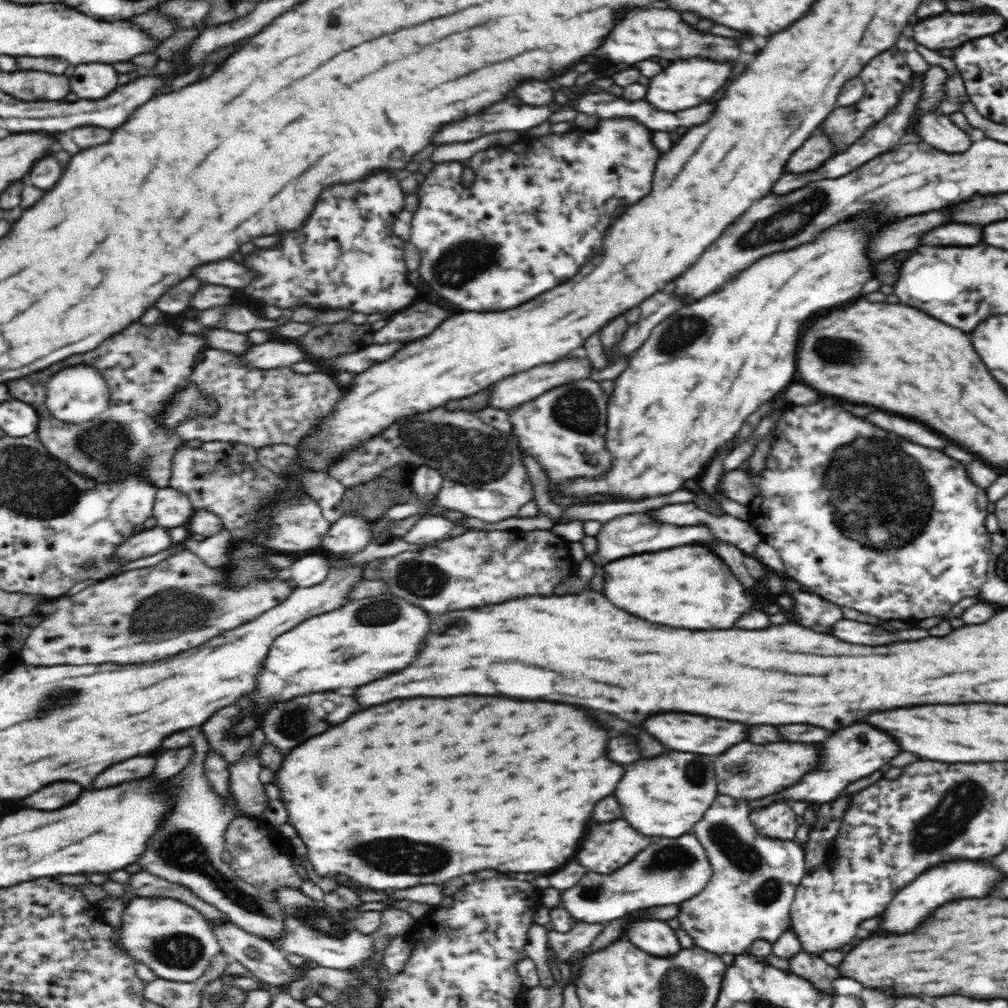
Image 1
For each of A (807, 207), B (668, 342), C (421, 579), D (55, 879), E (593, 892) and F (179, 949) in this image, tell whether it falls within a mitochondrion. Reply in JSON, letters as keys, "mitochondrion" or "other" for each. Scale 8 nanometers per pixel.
{"A":"mitochondrion","B":"mitochondrion","C":"mitochondrion","D":"other","E":"mitochondrion","F":"mitochondrion"}

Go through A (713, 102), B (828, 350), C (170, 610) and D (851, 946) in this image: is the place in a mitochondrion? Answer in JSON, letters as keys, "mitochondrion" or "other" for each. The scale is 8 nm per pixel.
{"A":"other","B":"mitochondrion","C":"mitochondrion","D":"other"}

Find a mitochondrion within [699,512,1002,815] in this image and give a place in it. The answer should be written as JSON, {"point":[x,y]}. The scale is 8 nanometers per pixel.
{"point":[745,769]}

